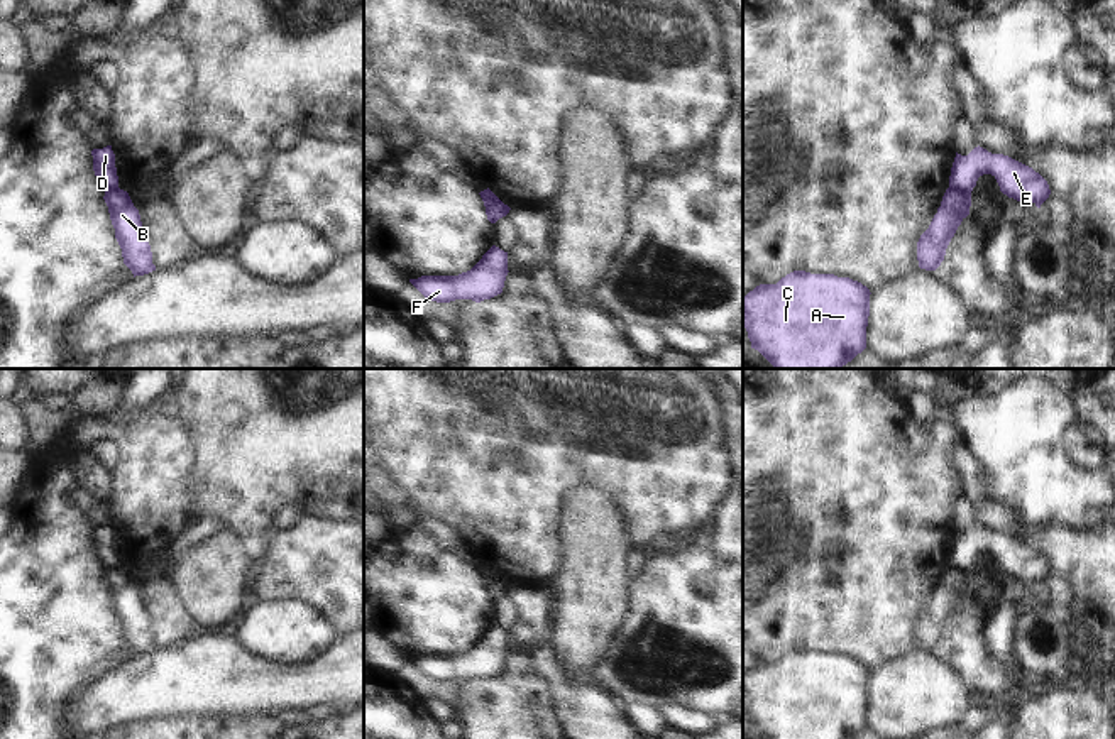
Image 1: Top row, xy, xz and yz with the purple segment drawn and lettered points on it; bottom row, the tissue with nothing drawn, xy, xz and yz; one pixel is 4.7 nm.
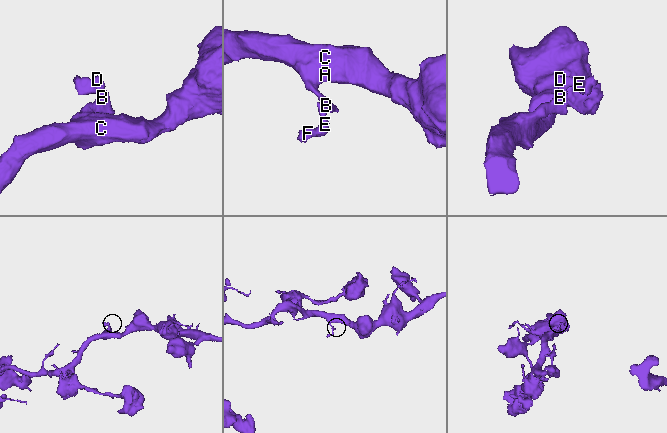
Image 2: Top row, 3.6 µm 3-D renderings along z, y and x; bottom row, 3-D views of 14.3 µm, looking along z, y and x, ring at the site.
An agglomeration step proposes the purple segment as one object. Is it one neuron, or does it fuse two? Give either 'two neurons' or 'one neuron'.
two neurons

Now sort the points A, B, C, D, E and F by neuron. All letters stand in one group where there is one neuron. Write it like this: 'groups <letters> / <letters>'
groups A B C / D E F

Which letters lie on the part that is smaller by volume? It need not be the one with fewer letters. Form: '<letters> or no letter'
D, E, F

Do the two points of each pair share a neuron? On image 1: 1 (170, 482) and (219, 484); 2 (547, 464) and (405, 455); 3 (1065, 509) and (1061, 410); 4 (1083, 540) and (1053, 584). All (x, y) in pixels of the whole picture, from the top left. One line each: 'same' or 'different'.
1: different
2: same
3: same
4: different

